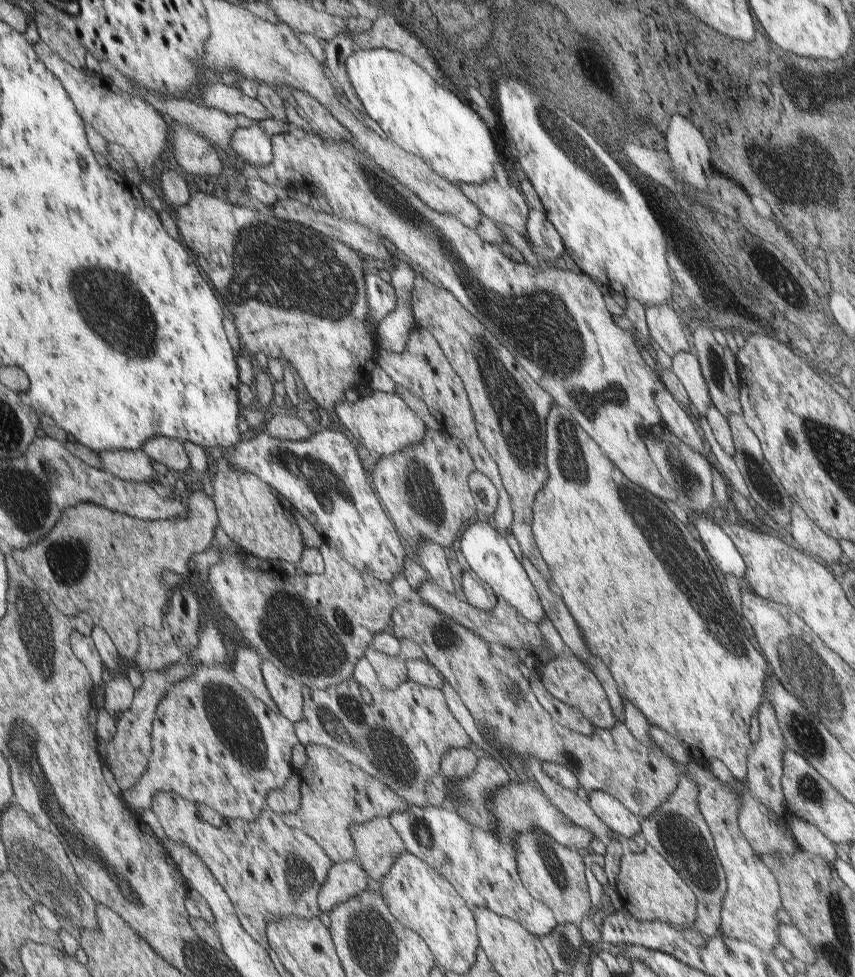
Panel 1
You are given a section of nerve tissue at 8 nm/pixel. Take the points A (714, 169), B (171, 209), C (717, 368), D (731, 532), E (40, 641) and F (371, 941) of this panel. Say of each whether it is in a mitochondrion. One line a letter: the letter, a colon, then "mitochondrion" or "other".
A: other
B: other
C: other
D: other
E: mitochondrion
F: mitochondrion

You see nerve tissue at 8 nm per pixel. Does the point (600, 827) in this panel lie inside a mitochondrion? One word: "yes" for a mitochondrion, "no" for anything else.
no

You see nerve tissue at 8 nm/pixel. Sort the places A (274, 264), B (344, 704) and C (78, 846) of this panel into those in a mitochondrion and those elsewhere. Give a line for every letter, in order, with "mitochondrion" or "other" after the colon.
A: mitochondrion
B: mitochondrion
C: mitochondrion

